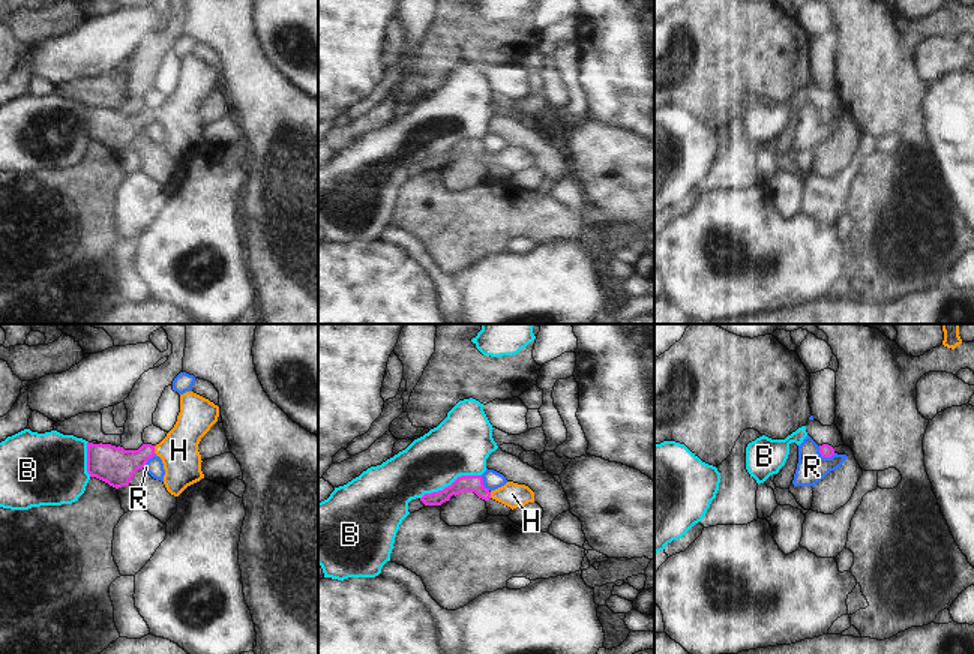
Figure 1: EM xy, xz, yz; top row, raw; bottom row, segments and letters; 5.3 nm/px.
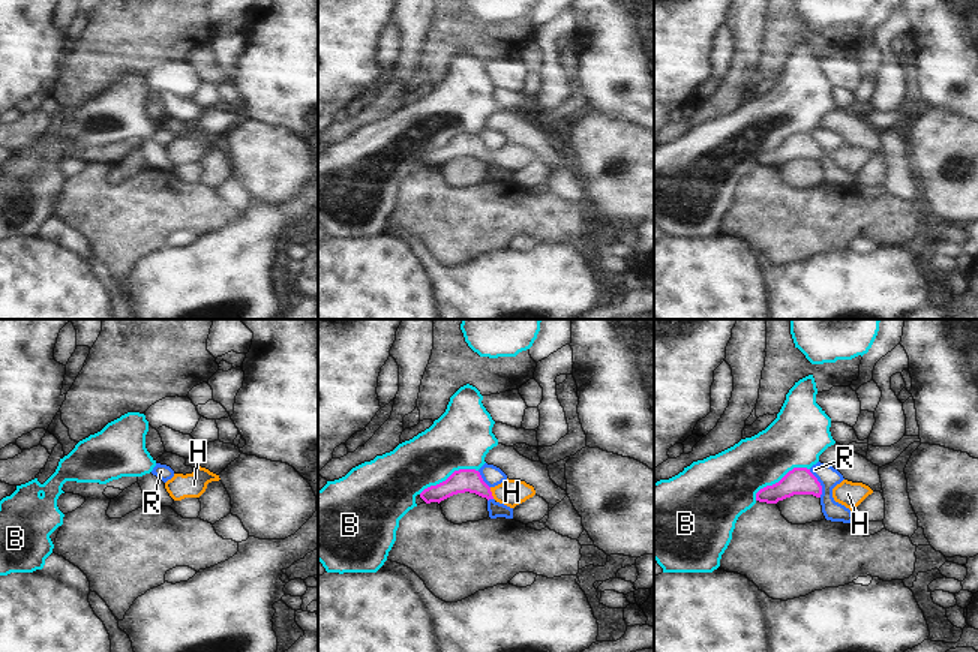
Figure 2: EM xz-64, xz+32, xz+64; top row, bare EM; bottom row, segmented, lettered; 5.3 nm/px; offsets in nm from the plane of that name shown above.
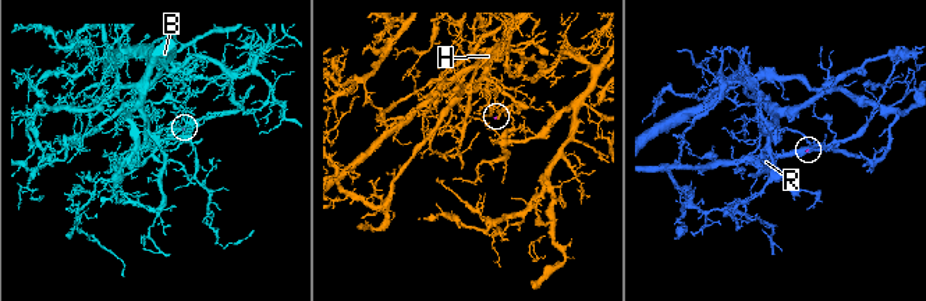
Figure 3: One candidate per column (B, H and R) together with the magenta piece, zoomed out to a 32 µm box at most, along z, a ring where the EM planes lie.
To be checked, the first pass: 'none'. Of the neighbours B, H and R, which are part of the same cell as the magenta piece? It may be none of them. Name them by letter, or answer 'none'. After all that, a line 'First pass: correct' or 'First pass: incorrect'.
H
First pass: incorrect

